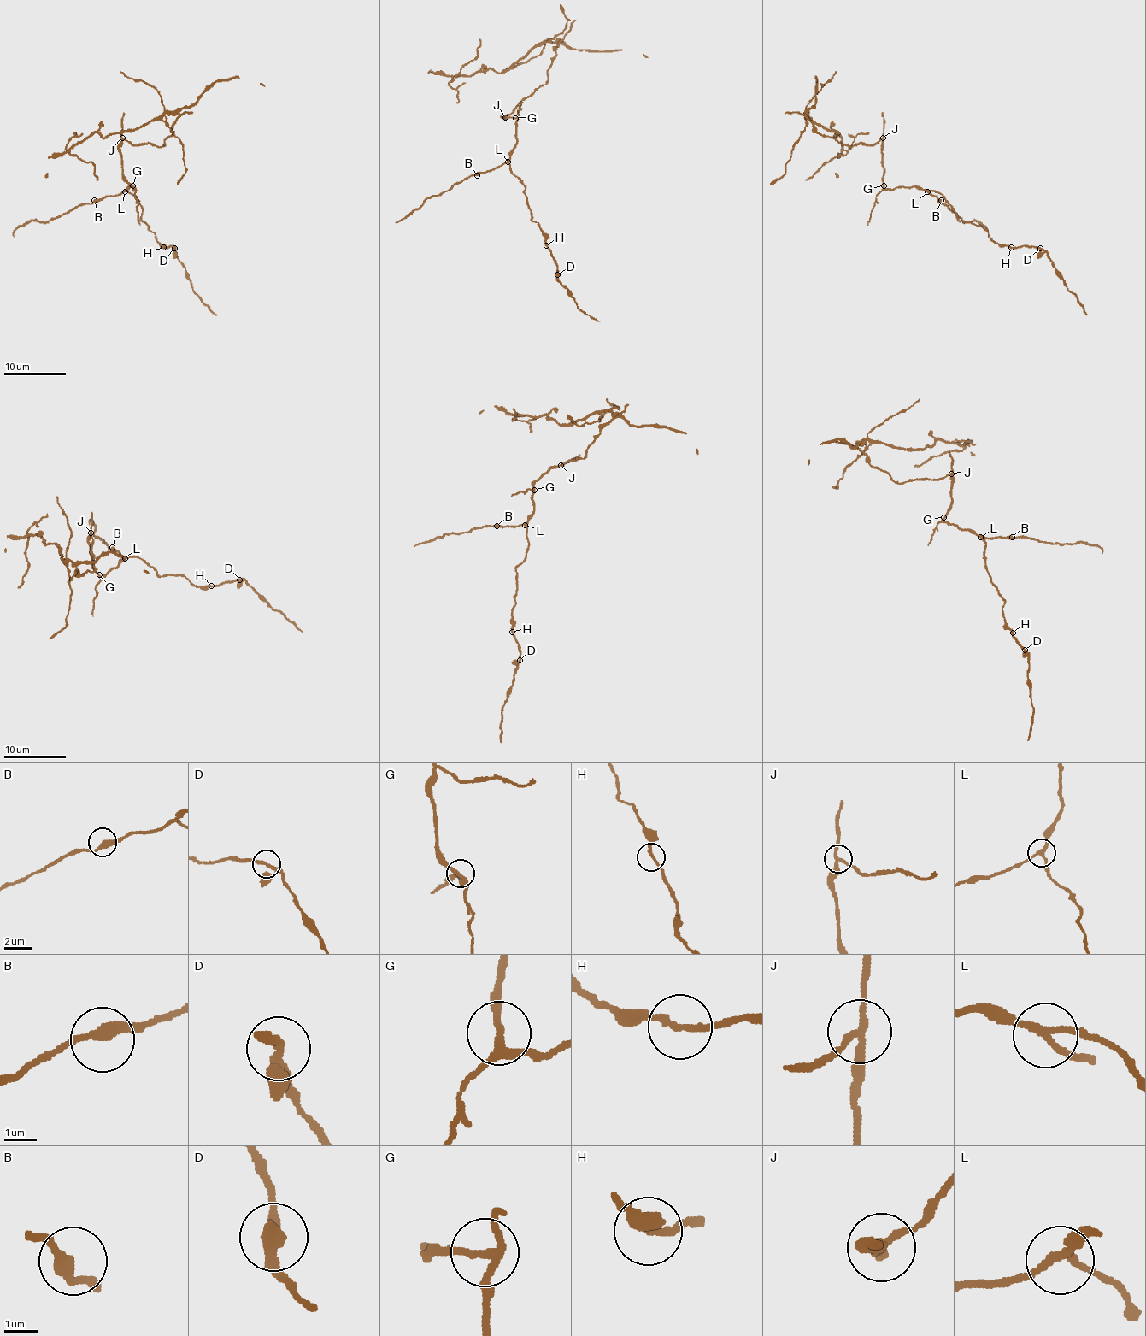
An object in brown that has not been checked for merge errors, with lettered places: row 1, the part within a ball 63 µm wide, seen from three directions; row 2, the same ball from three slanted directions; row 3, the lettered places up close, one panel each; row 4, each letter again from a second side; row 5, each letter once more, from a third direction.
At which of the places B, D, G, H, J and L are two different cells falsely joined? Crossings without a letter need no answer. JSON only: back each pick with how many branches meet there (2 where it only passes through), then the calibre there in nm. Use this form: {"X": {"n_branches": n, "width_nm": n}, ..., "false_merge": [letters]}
{"J": {"n_branches": 3, "width_nm": 200}, "false_merge": ["J"]}

